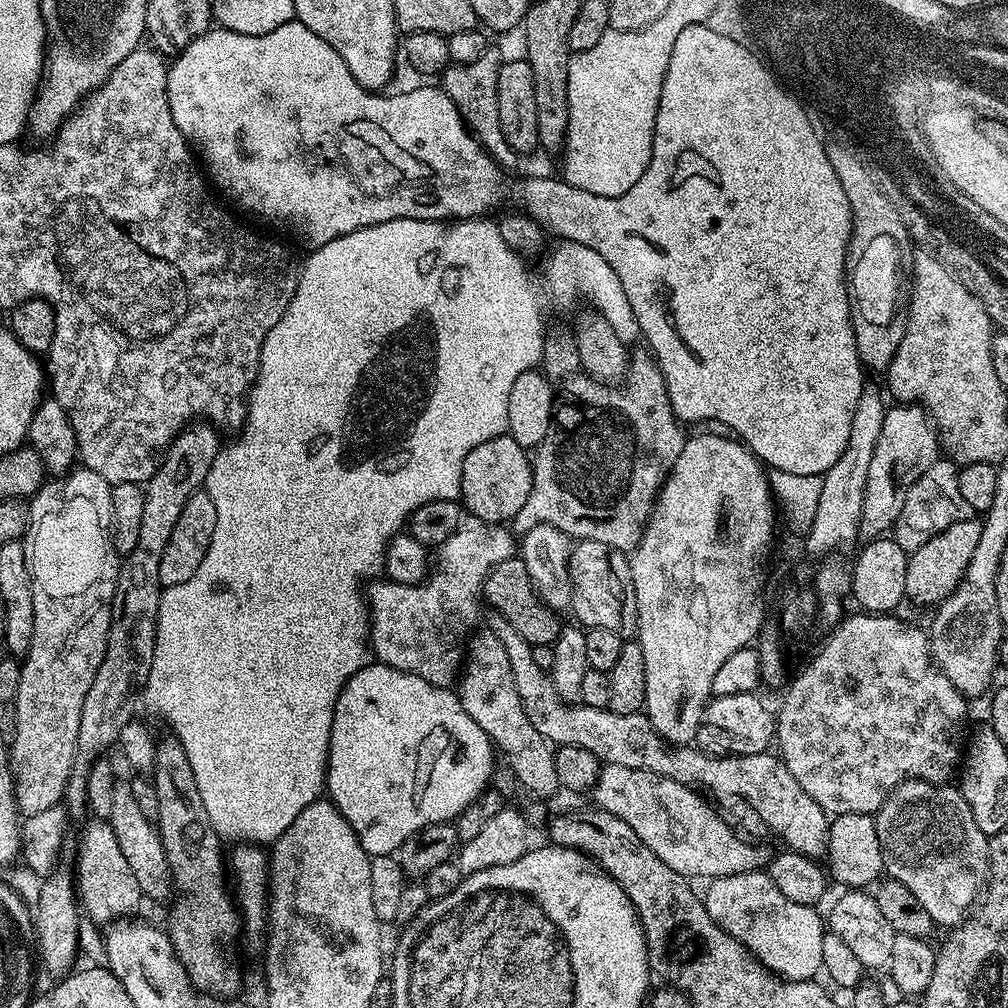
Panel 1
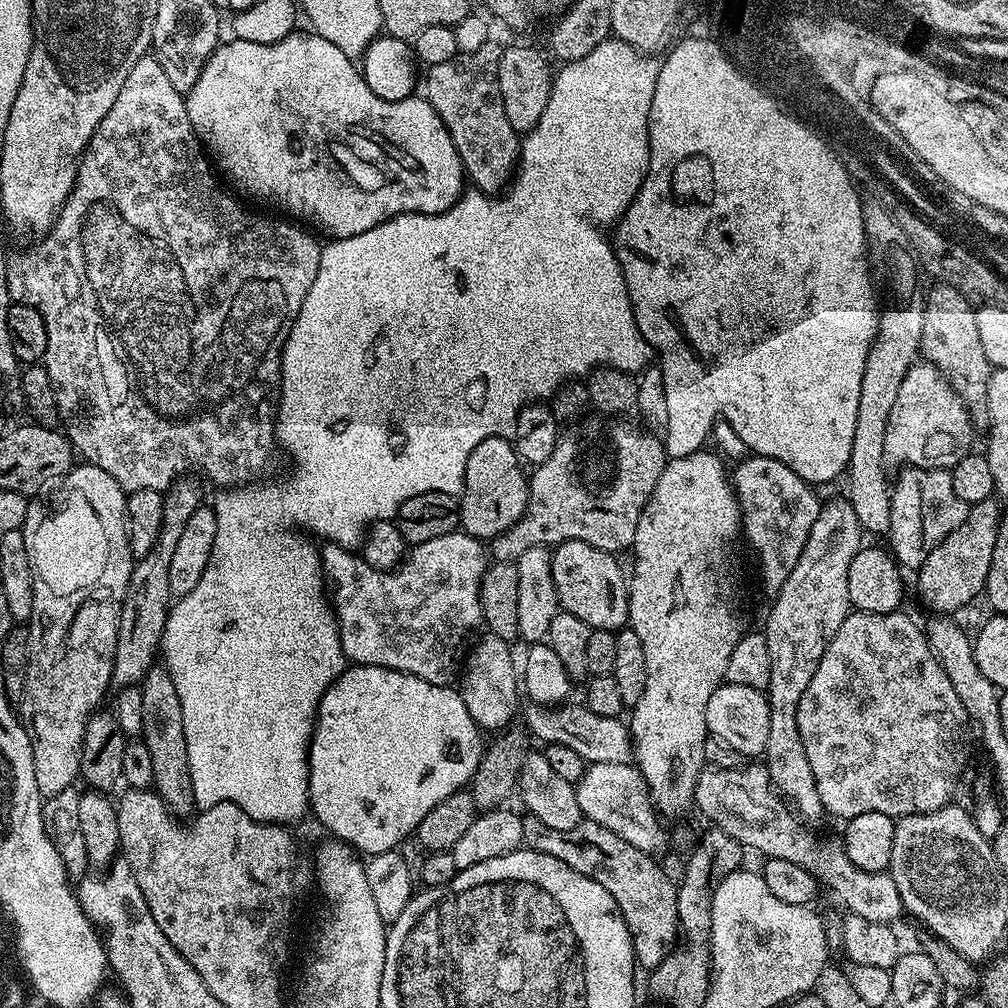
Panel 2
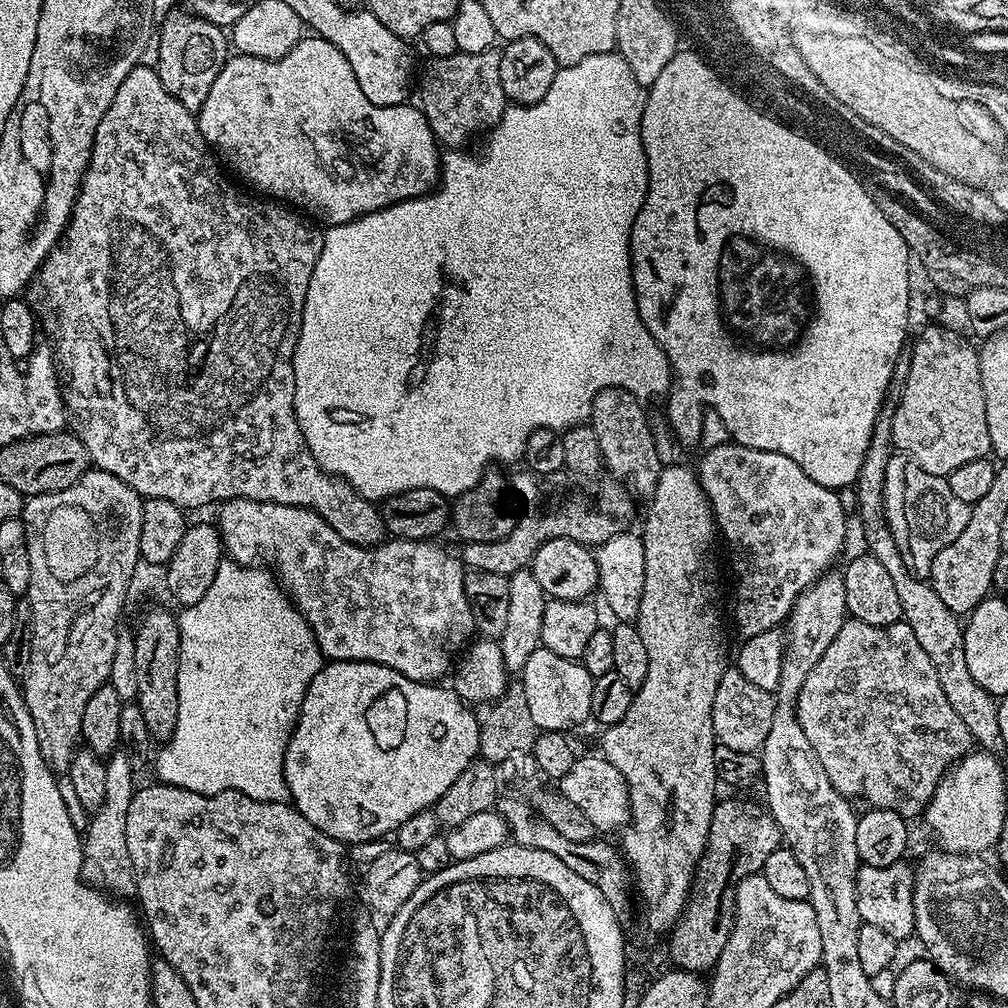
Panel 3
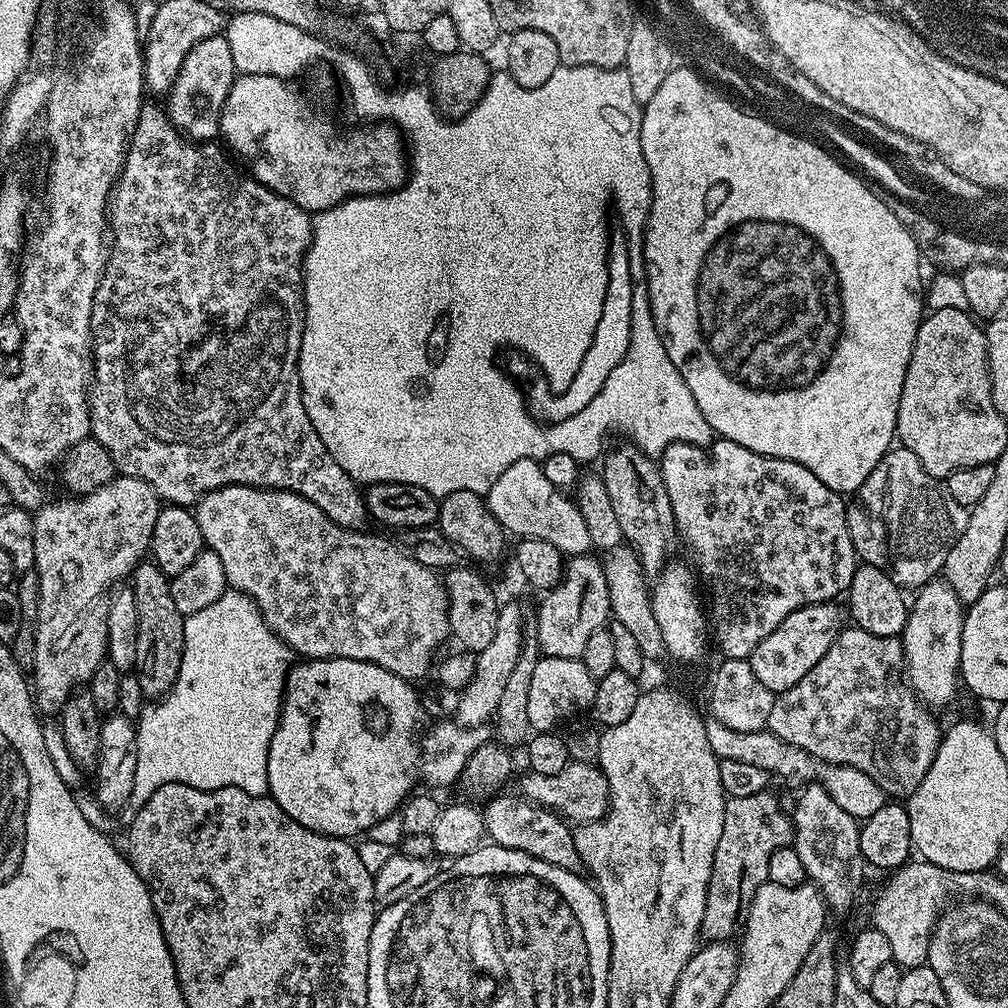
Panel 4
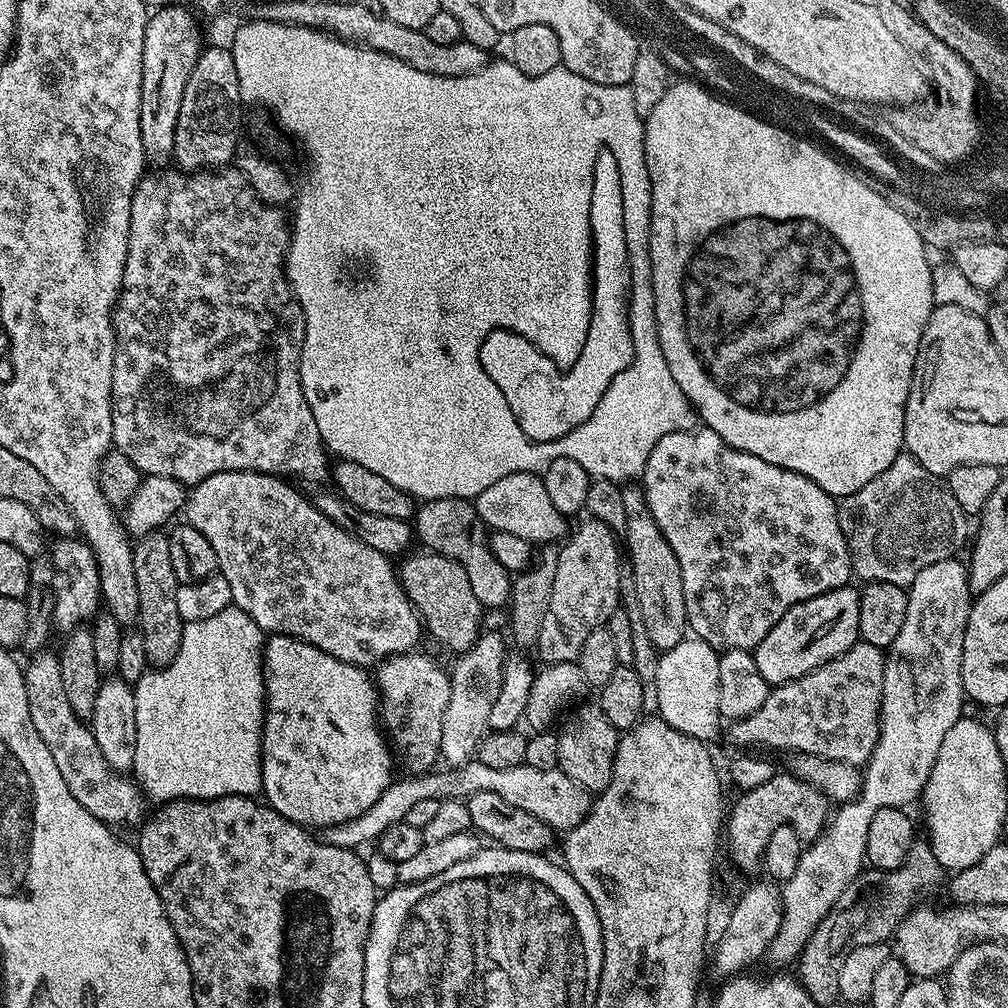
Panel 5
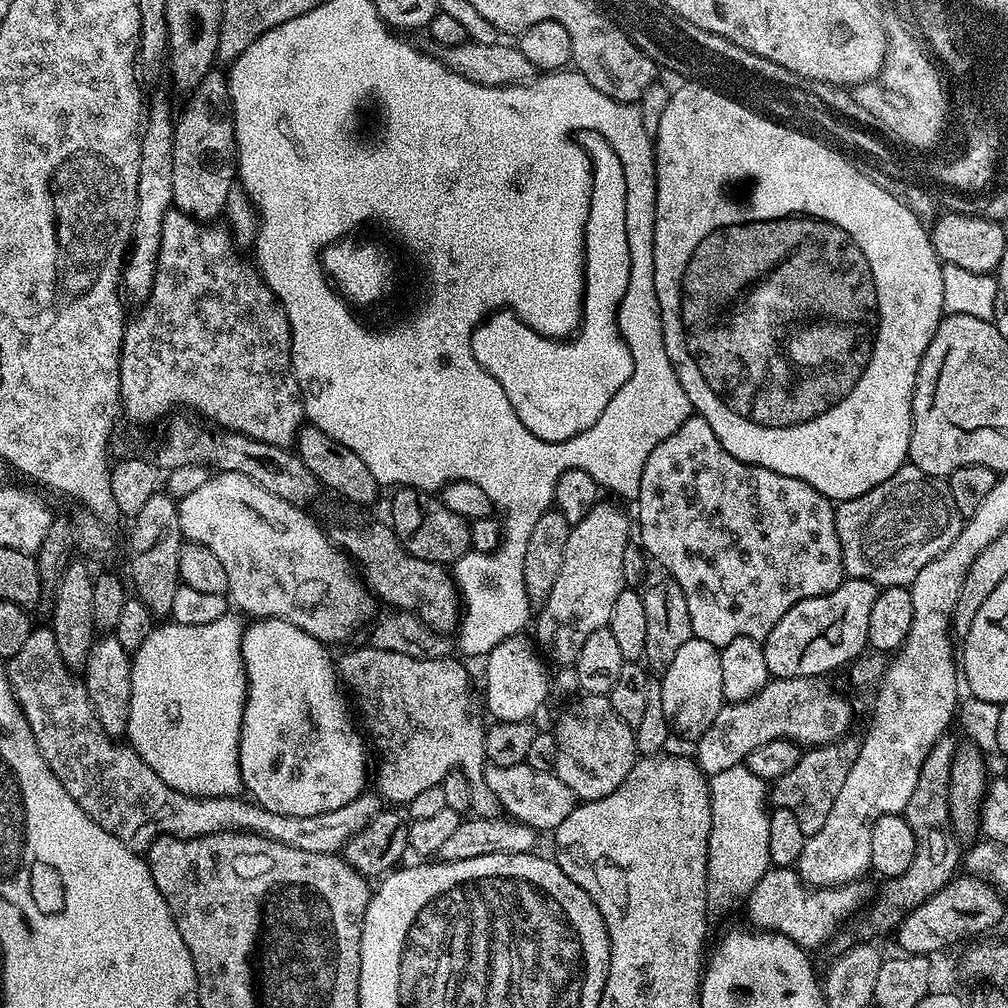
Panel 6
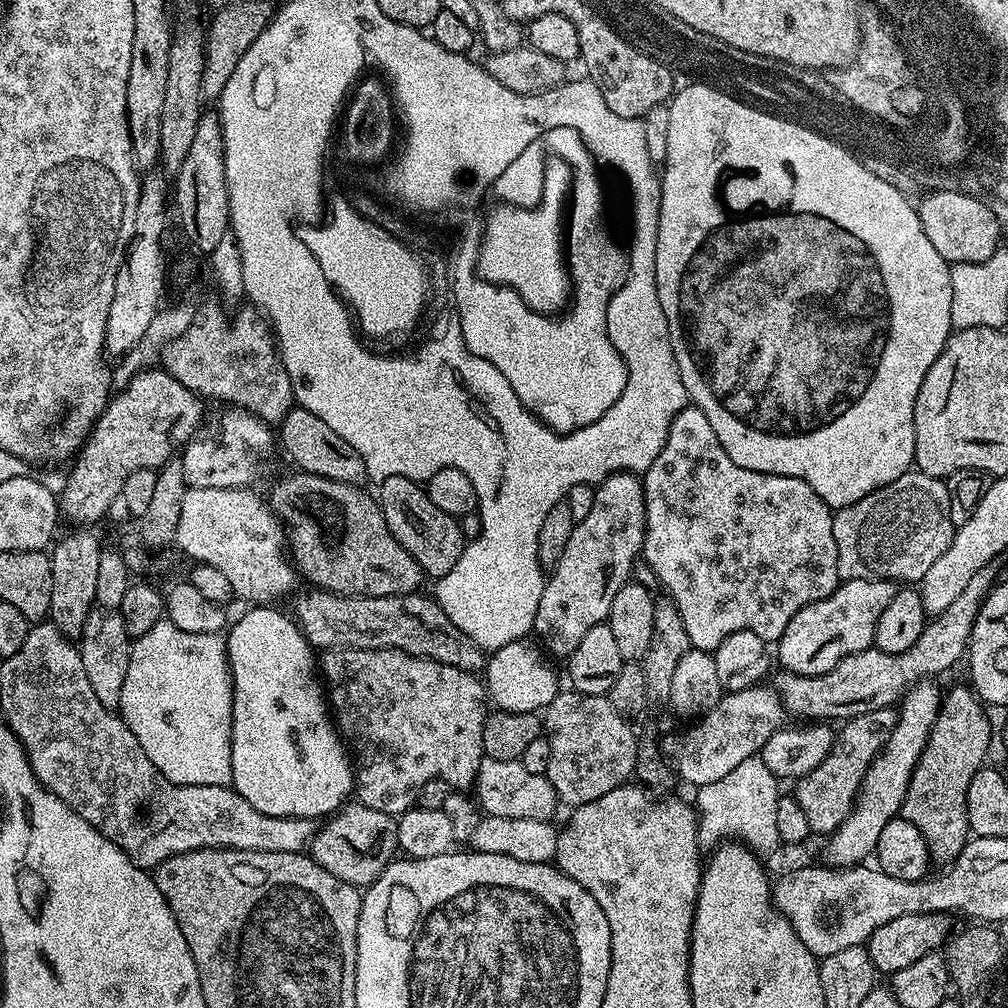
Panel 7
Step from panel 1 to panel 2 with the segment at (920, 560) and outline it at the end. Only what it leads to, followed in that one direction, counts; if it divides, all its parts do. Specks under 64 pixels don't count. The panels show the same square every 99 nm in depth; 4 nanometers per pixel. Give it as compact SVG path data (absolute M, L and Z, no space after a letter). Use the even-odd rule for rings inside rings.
M993 498L969 507L966 518L958 530L950 530L934 550L922 562L918 570L916 588L920 596L936 614L956 614L977 595L984 591L984 583L990 574L990 558L994 558L994 542L998 538L1002 509L1001 501Z

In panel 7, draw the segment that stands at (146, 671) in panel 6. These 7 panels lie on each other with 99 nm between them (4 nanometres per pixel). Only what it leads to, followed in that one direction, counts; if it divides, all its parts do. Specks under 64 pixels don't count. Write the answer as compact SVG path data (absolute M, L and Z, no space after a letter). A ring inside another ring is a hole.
M161 622L155 624L146 634L135 637L131 641L130 667L126 669L126 682L122 686L119 713L126 726L134 730L134 738L138 738L138 746L146 750L146 758L158 766L158 770L170 782L186 786L228 786L232 783L232 671L228 669L228 650L226 640L219 632L210 634L190 634L186 630L178 630L178 626Z

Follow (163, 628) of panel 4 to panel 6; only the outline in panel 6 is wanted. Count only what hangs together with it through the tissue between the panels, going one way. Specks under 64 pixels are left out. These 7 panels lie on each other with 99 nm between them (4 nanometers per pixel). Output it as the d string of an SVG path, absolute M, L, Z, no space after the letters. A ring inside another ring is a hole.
M167 491L154 493L146 506L131 517L132 529L128 532L128 572L132 575L135 595L156 618L171 617L174 590L179 588L178 554L182 543L180 510L177 501ZM164 616L164 617L160 617Z

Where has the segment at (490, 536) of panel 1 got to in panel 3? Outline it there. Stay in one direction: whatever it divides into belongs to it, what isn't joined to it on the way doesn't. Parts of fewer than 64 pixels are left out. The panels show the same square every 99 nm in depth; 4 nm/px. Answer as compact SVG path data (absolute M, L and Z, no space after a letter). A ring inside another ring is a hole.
M226 500L219 505L218 511L220 511L220 520L218 519L220 543L226 549L227 555L238 564L256 566L263 562L275 573L284 591L292 597L292 603L295 604L304 621L310 626L320 651L324 653L329 661L365 660L371 664L381 664L390 670L398 670L398 674L402 674L411 680L436 682L439 681L439 676L446 675L447 677L449 675L454 661L461 655L465 645L473 639L476 632L476 623L474 622L472 607L468 605L468 599L464 593L464 578L466 575L464 561L460 559L455 551L447 552L442 545L436 544L440 542L388 538L377 548L354 546L354 542L346 542L346 538L340 537L339 534L334 534L332 527L309 508L286 506L285 504L275 504L274 502L262 502L259 504L257 500Z

